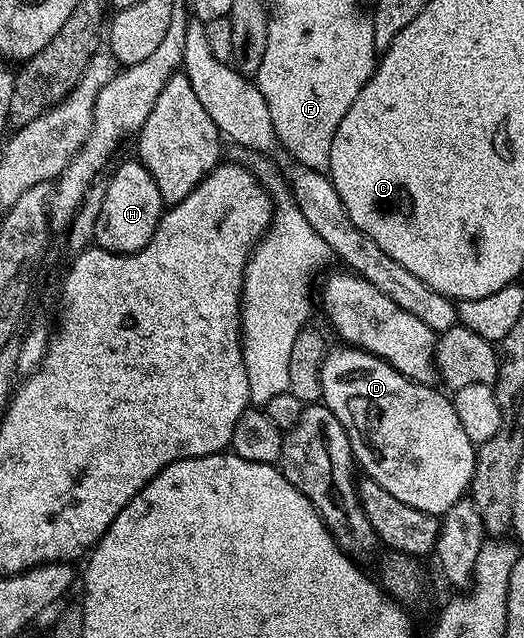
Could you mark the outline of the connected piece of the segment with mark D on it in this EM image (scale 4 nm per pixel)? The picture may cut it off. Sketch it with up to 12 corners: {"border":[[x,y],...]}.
{"border":[[353,346],[322,394],[357,467],[445,514],[476,446],[453,399]]}

